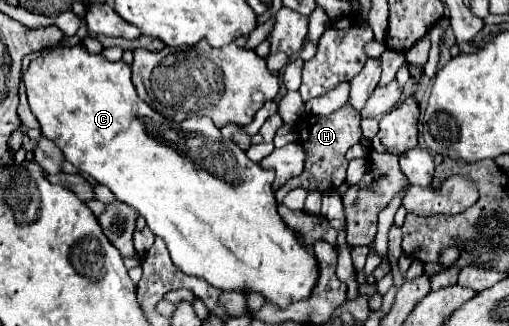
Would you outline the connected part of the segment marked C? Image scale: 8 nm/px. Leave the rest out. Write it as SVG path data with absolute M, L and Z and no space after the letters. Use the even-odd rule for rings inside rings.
M81 26L77 31L79 37L79 43L75 48L51 48L43 58L37 58L29 64L27 72L25 72L25 90L27 90L27 98L29 98L29 106L31 106L31 112L37 116L39 124L41 124L41 132L45 138L53 140L59 150L65 154L65 160L69 160L75 168L79 168L81 172L89 174L91 178L95 178L99 184L105 184L119 202L123 204L129 204L133 206L145 220L147 220L147 226L151 228L151 232L159 238L165 240L169 252L171 252L171 258L173 258L173 264L189 274L189 276L197 276L197 278L203 278L207 280L211 286L219 288L221 292L243 292L243 294L251 294L251 292L257 292L265 298L265 302L271 302L275 304L277 308L287 308L289 304L297 302L297 300L305 300L311 296L311 290L315 288L317 284L317 278L319 278L319 264L317 264L317 258L313 254L313 250L303 242L303 238L293 232L285 220L279 216L277 212L277 200L275 200L275 194L271 190L271 184L273 184L273 178L275 178L275 172L271 168L263 168L259 166L257 162L249 160L245 156L245 152L233 144L233 142L225 142L225 138L221 136L219 128L209 120L209 118L187 118L183 122L175 122L175 120L169 120L169 118L163 118L159 112L155 112L147 102L143 102L139 96L137 96L137 90L133 86L133 80L131 80L131 68L127 64L123 64L121 60L119 62L109 62L105 60L101 54L89 54L85 48L83 48L81 42L89 34L86 26ZM207 140L215 140L215 150L211 150L211 144L205 144Z

